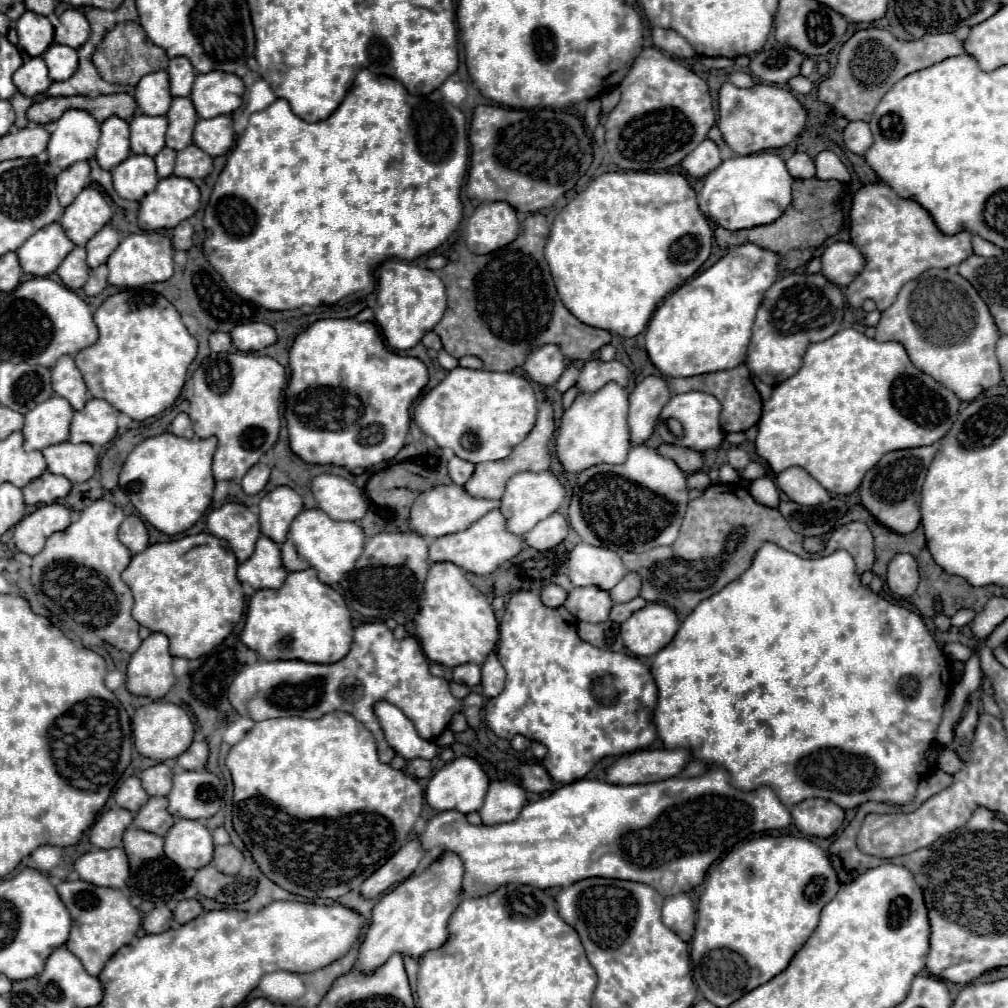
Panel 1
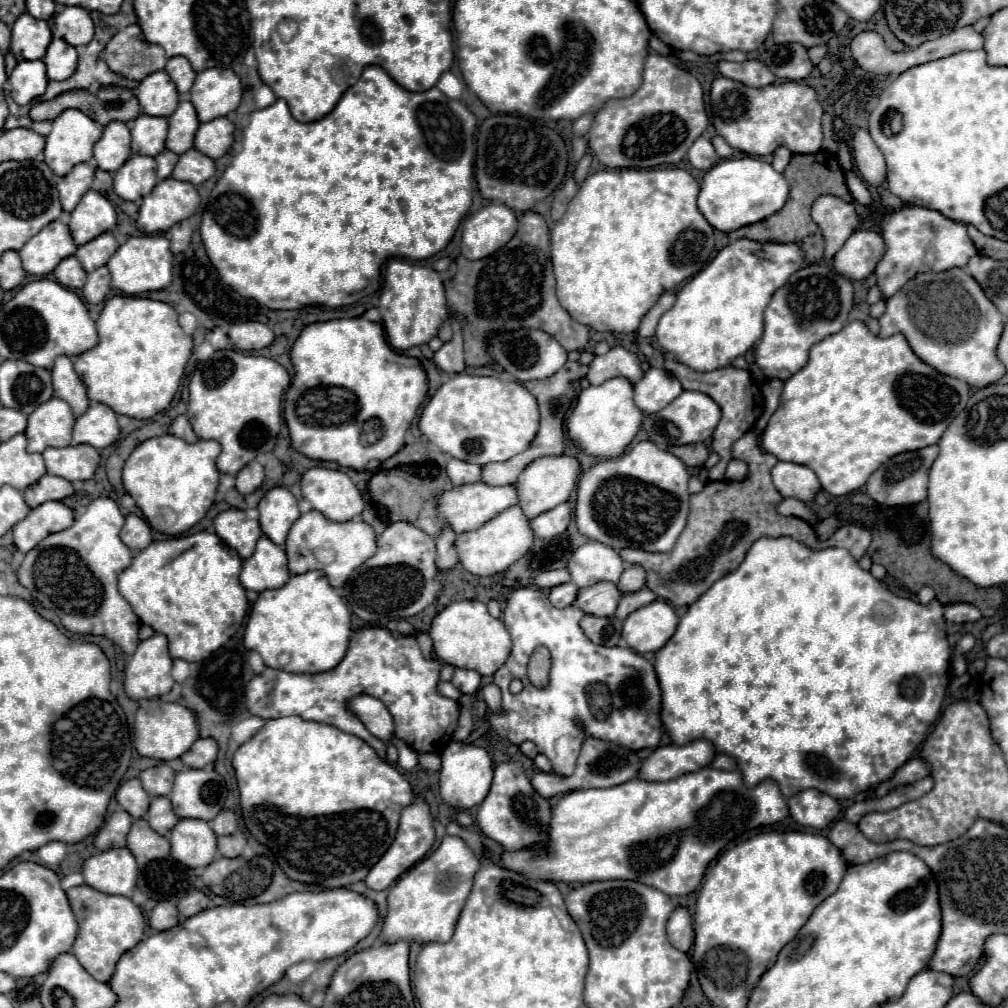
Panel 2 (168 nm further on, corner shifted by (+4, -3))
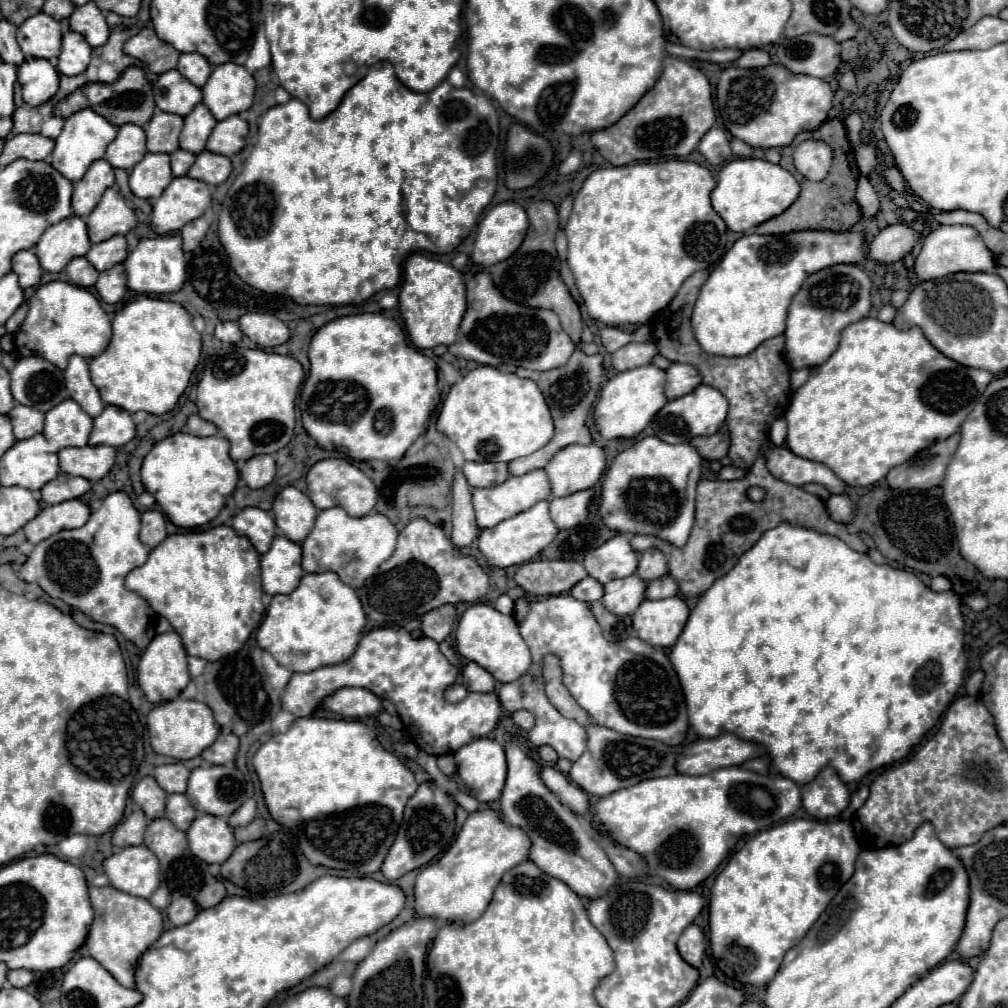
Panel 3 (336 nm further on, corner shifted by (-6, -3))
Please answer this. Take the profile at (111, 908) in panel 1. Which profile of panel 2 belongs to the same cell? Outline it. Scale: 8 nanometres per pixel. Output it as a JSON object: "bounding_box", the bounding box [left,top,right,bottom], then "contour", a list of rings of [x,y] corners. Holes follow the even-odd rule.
{"bounding_box":[66,885,144,983],"contour":[[[78,885],[66,891],[70,907],[78,921],[78,935],[72,947],[72,953],[80,961],[80,965],[96,979],[106,983],[114,973],[114,965],[120,955],[132,949],[144,935],[144,915],[138,905],[134,905],[128,897],[112,897],[100,893],[88,885]]]}

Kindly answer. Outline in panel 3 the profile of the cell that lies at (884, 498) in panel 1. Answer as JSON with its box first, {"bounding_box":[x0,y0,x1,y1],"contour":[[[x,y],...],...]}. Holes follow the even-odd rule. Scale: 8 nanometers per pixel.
{"bounding_box":[888,433,960,489],"contour":[[[954,433],[946,441],[938,441],[928,449],[914,455],[910,461],[896,465],[888,471],[888,485],[892,489],[930,489],[940,485],[946,473],[946,465],[958,447],[960,435]]]}

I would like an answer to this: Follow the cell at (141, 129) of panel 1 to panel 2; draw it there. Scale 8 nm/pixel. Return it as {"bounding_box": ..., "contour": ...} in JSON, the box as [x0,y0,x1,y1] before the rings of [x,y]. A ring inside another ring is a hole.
{"bounding_box":[130,115,168,157],"contour":[[[140,115],[130,125],[132,131],[132,153],[156,157],[164,149],[168,121],[164,117]]]}

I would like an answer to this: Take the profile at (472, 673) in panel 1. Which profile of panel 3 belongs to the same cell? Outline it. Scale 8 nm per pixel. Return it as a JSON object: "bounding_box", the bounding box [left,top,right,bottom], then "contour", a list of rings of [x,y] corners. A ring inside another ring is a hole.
{"bounding_box":[462,661,496,693],"contour":[[[472,661],[466,663],[462,681],[468,691],[476,691],[476,693],[492,693],[496,687],[494,677],[486,669],[482,669],[478,663],[472,663]]]}

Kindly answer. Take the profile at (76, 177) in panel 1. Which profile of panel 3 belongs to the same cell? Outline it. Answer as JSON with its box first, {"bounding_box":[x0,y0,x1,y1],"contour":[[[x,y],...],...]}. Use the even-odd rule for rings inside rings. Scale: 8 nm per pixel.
{"bounding_box":[72,159,114,217],"contour":[[[98,159],[90,165],[88,173],[80,183],[74,185],[72,209],[80,217],[88,217],[98,205],[102,193],[114,185],[114,169],[106,159]]]}

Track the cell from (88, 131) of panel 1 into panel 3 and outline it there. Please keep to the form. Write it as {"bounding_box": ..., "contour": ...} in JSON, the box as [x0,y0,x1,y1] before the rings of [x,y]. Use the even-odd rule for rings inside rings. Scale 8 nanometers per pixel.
{"bounding_box":[50,109,118,183],"contour":[[[84,109],[84,111],[78,111],[74,115],[70,115],[66,119],[66,125],[60,133],[60,137],[56,139],[56,147],[52,151],[52,161],[50,165],[54,165],[54,169],[58,169],[58,173],[62,173],[62,177],[66,177],[70,183],[78,183],[86,169],[104,157],[104,151],[106,151],[106,145],[110,141],[114,141],[118,133],[118,127],[116,125],[110,125],[102,115],[90,111],[90,109]]]}

